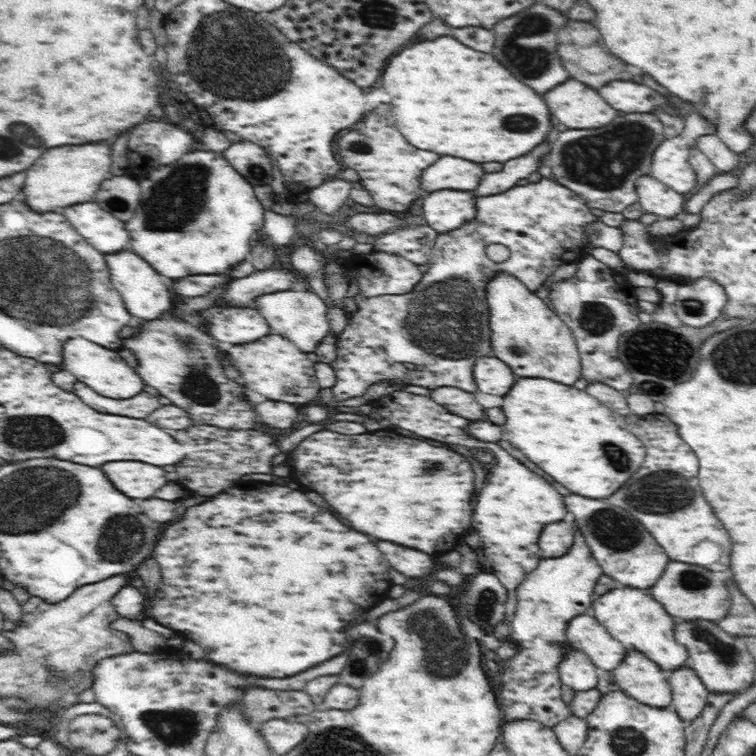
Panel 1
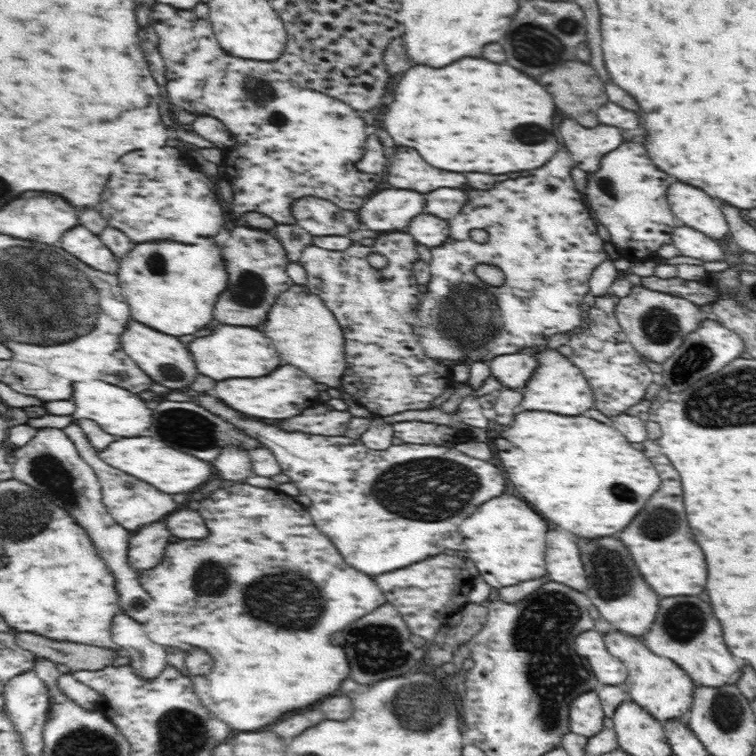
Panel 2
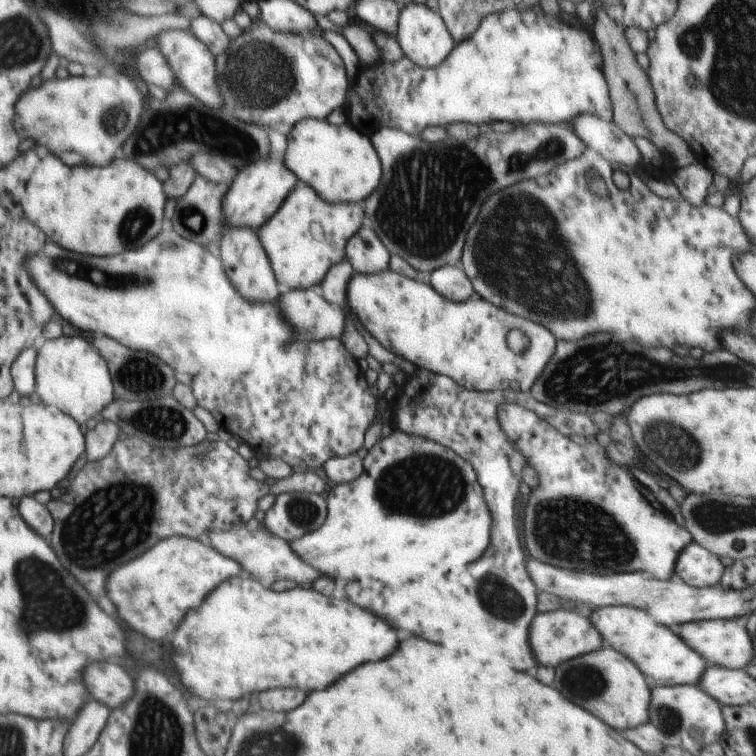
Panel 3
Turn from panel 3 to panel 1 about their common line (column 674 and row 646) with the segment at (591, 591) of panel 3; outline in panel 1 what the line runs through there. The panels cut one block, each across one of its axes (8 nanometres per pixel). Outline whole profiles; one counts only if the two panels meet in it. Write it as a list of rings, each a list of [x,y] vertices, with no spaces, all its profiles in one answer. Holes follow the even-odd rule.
[[[586,614],[570,620],[566,629],[570,646],[581,649],[596,668],[613,671],[624,660],[627,648],[602,626],[596,617]]]

